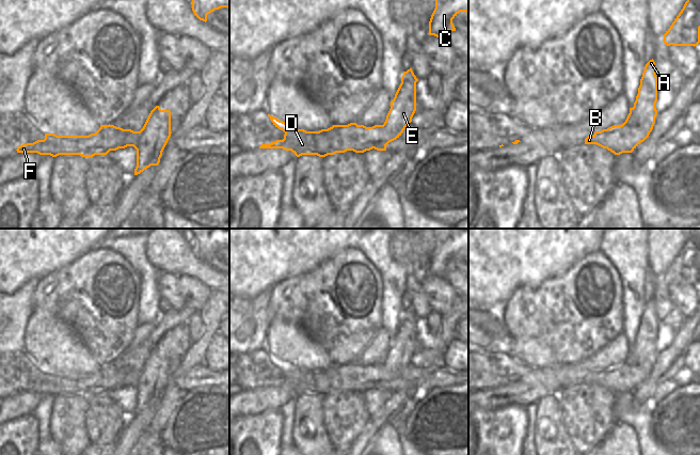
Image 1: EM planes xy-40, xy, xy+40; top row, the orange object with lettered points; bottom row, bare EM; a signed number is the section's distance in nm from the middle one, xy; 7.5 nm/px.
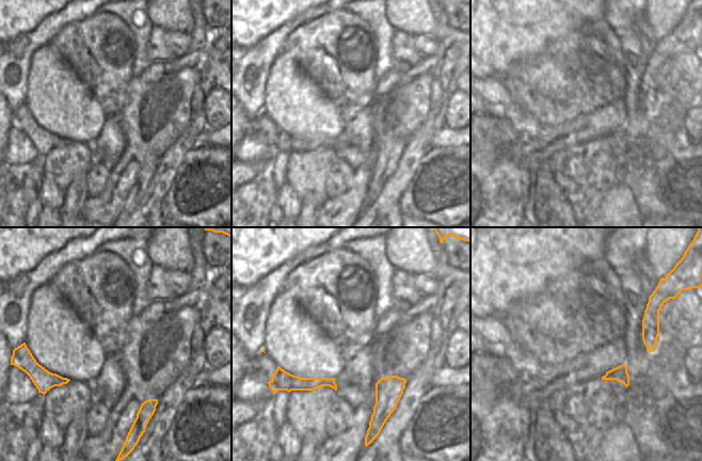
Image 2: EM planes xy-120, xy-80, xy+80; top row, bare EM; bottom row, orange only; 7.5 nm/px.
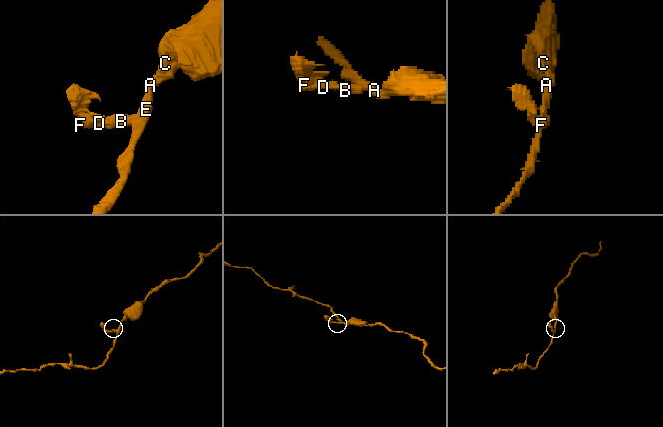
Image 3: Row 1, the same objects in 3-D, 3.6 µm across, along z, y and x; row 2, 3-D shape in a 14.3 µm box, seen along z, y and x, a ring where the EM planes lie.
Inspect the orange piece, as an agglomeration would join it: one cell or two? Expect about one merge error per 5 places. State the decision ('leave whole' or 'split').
leave whole

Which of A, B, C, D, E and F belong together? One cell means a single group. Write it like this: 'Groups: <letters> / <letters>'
Groups: A B C D E F

